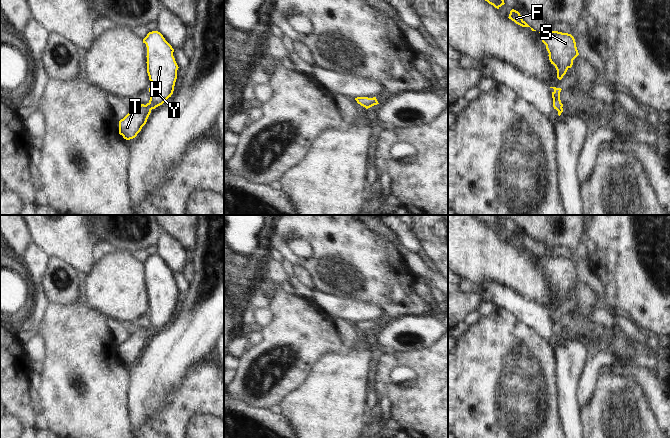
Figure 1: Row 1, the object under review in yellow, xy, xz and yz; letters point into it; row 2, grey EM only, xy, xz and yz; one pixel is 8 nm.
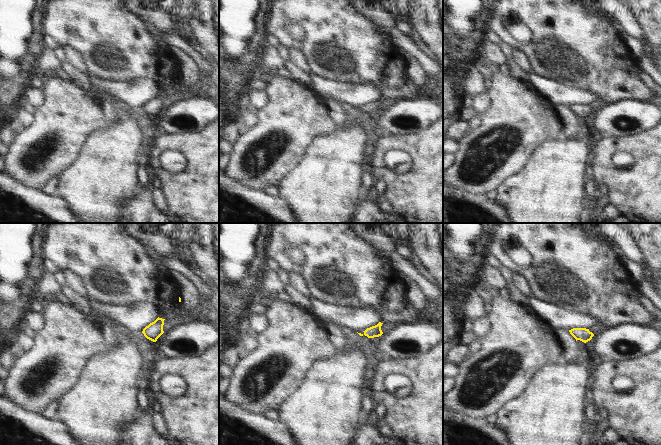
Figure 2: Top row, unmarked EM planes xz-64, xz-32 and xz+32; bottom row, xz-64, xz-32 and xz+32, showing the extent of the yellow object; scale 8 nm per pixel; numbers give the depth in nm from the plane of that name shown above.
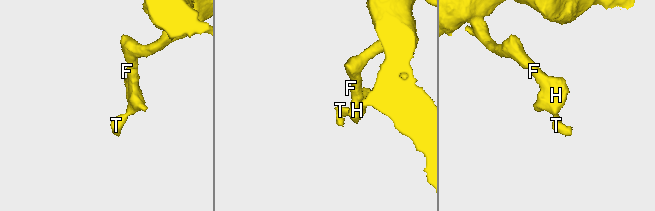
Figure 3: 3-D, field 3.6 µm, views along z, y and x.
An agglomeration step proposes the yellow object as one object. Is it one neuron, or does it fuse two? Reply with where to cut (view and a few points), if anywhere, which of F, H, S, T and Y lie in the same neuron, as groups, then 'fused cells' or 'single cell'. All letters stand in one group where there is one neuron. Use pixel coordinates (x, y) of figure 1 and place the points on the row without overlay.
no cut; F H S T Y; single cell

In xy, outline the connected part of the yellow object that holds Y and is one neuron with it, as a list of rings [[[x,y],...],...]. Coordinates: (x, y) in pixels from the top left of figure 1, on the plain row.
[[[149,256],[143,263],[143,267],[145,267],[147,271],[147,297],[151,305],[151,310],[149,312],[150,324],[146,329],[141,328],[130,334],[129,337],[119,345],[119,358],[126,364],[135,362],[146,348],[151,334],[162,329],[171,321],[177,303],[177,294],[179,292],[173,280],[174,273],[160,256]]]

